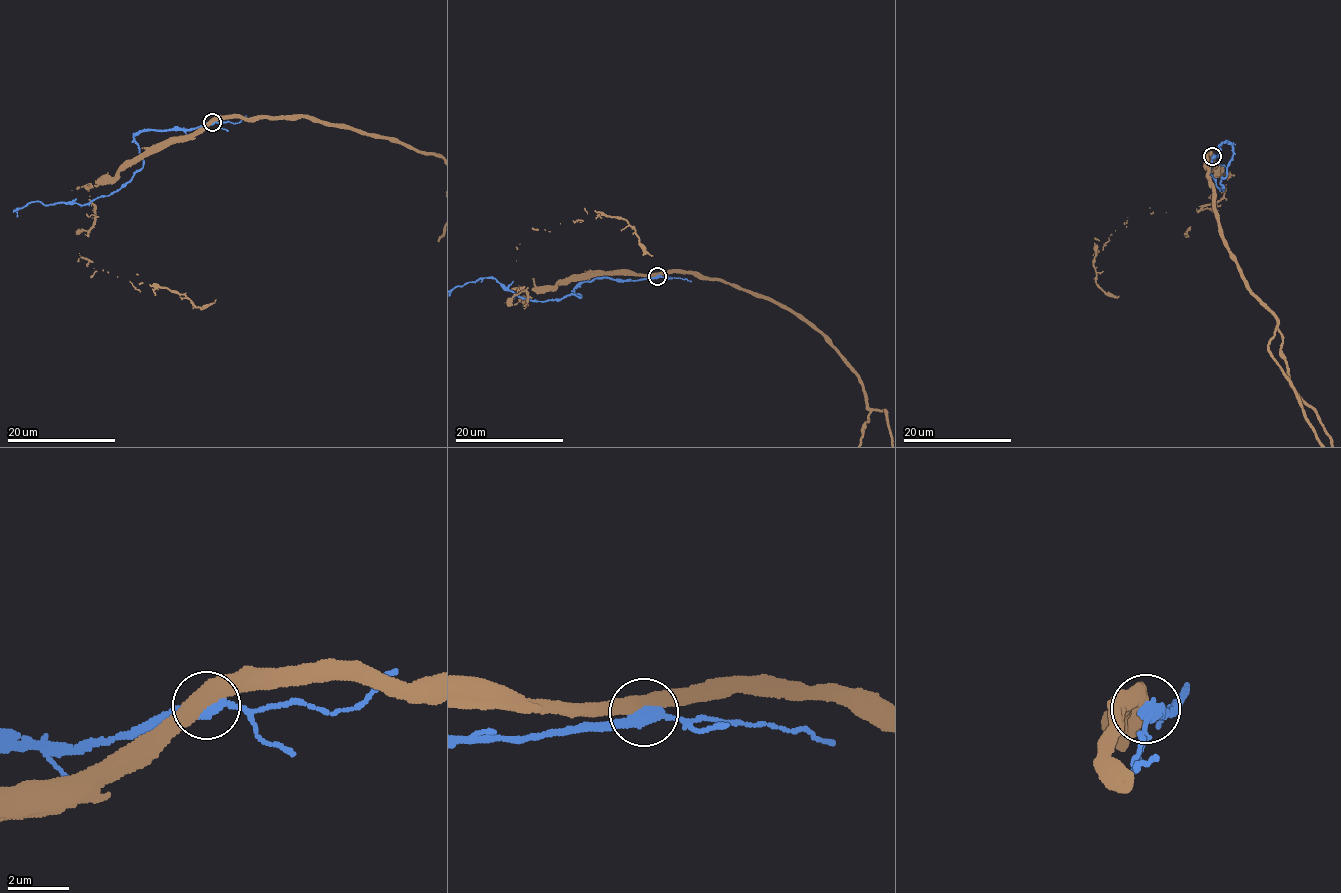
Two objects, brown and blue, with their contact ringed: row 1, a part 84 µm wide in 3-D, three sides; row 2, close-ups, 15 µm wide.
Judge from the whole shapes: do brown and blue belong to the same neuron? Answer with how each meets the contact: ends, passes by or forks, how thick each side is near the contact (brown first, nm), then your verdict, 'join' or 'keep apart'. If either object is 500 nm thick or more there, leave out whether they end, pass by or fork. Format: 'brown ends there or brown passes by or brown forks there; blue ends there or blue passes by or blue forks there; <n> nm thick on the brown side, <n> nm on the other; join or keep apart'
brown passes by; blue passes by; 480 nm thick on the brown side, 420 nm on the other; keep apart

